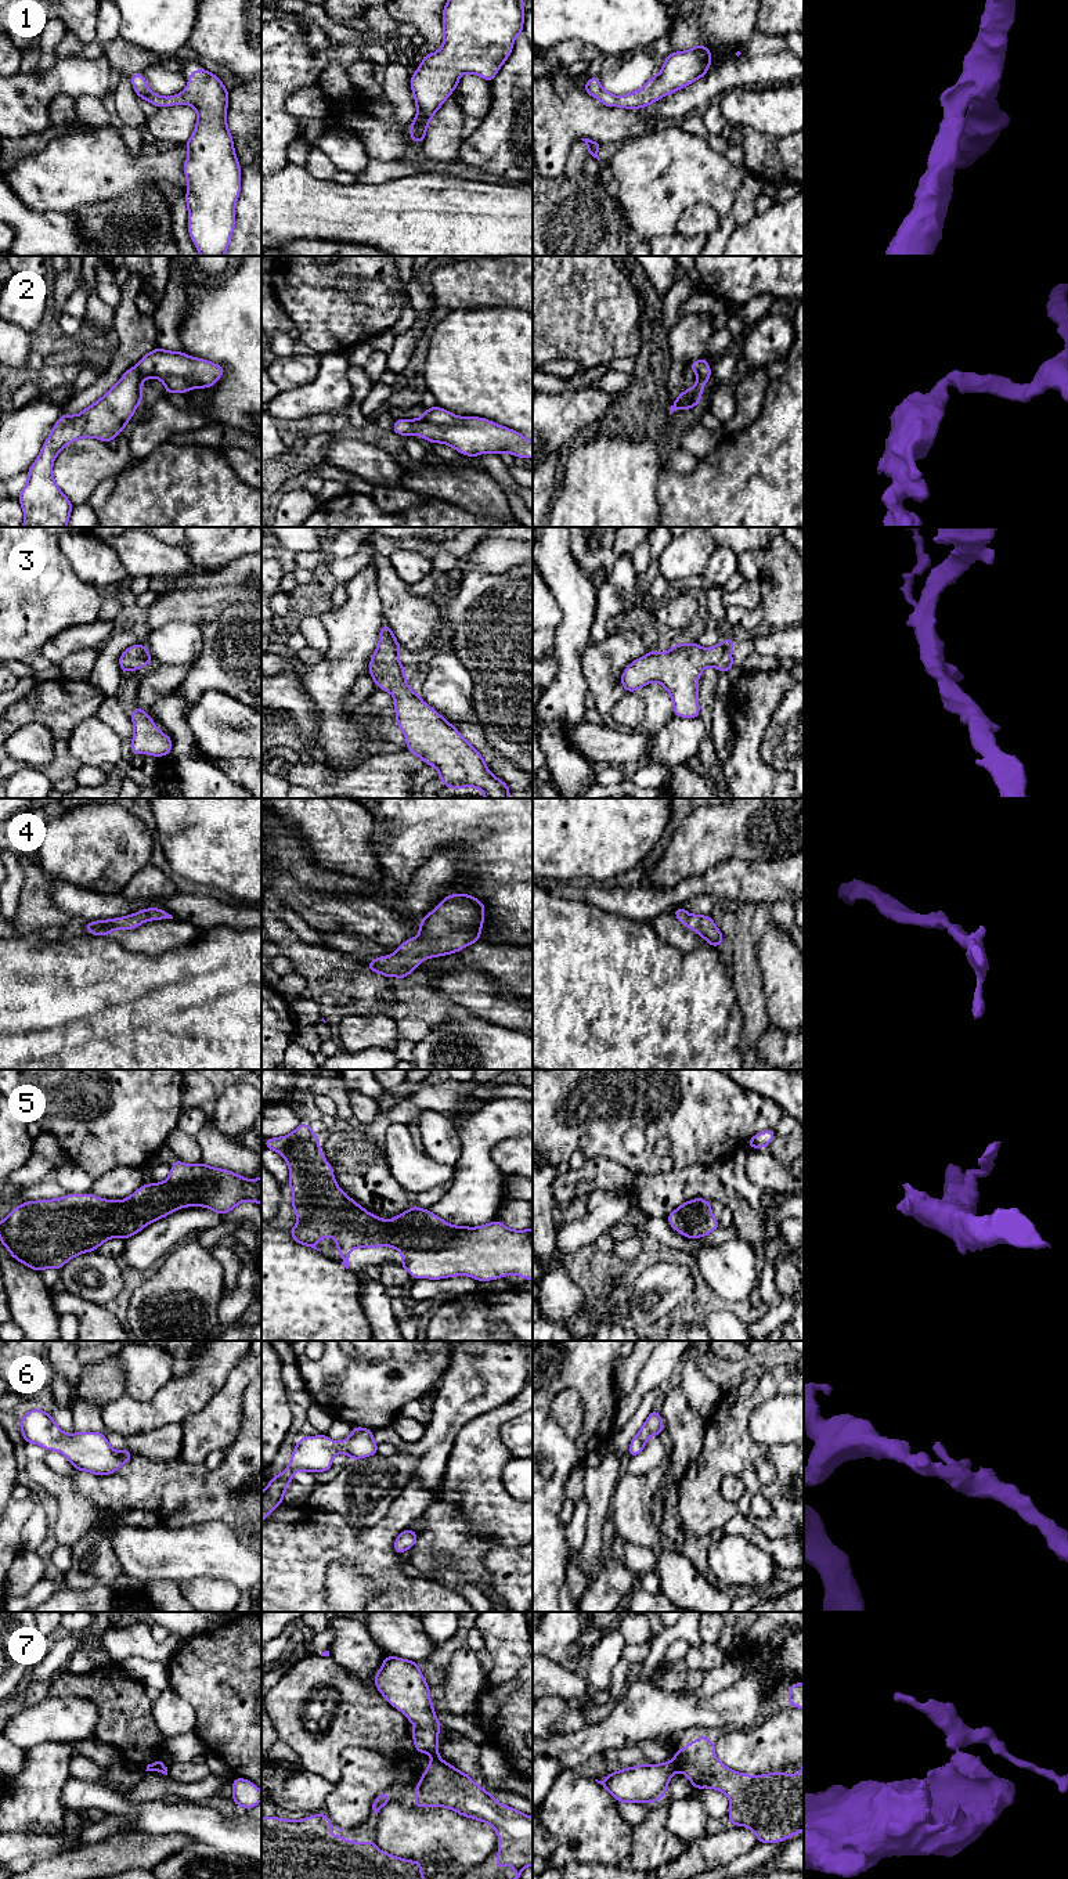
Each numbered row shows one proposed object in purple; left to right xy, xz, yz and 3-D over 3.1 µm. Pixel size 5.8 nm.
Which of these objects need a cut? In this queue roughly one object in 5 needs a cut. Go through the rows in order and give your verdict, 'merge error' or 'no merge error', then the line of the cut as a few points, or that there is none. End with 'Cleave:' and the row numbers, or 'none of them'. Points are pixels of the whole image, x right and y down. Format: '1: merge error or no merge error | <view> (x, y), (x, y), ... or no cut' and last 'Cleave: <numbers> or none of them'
1: no merge error | no cut
2: no merge error | no cut
3: no merge error | no cut
4: no merge error | no cut
5: no merge error | no cut
6: no merge error | no cut
7: merge error | yz (673, 1760), (675, 1768)
Cleave: 7

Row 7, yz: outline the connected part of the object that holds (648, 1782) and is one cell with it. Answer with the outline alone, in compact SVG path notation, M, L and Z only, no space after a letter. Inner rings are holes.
M674 1760L663 1764L641 1764L609 1772L603 1781L595 1779L621 1803L654 1803L665 1797L674 1774Z

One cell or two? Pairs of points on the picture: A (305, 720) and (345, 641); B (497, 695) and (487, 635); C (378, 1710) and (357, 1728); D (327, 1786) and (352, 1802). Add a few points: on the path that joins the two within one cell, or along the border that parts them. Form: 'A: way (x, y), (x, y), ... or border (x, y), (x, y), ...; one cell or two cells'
A: border (300, 682), (318, 711); two cells
B: way (497, 680), (497, 651); one cell
C: way (372, 1716), (363, 1723); one cell
D: border (336, 1784), (328, 1795), (323, 1810); two cells

